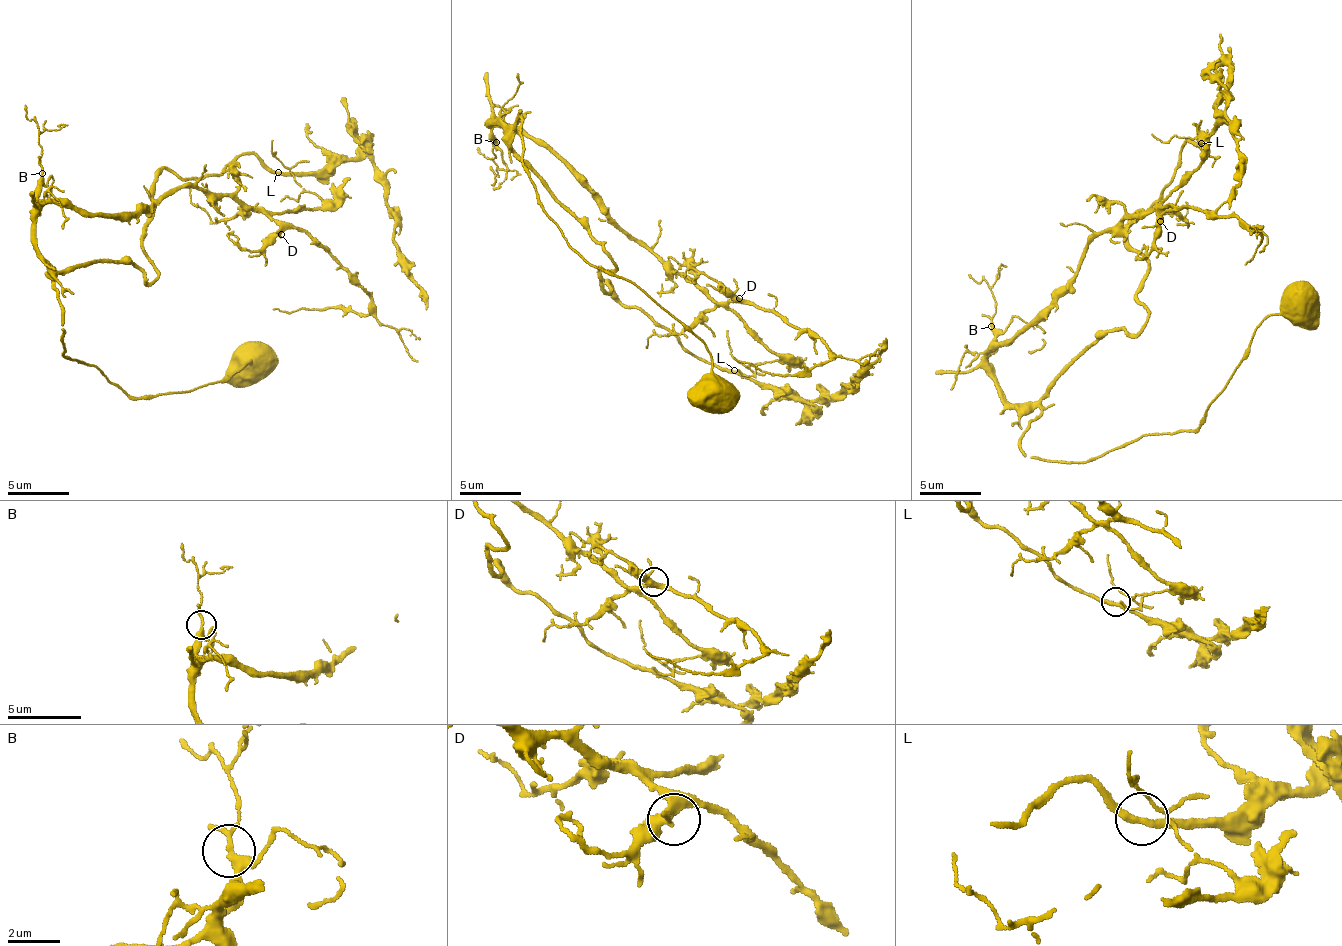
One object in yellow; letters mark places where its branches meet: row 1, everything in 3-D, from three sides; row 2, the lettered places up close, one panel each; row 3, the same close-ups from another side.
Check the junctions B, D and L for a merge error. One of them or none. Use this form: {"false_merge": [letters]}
{"false_merge": []}

